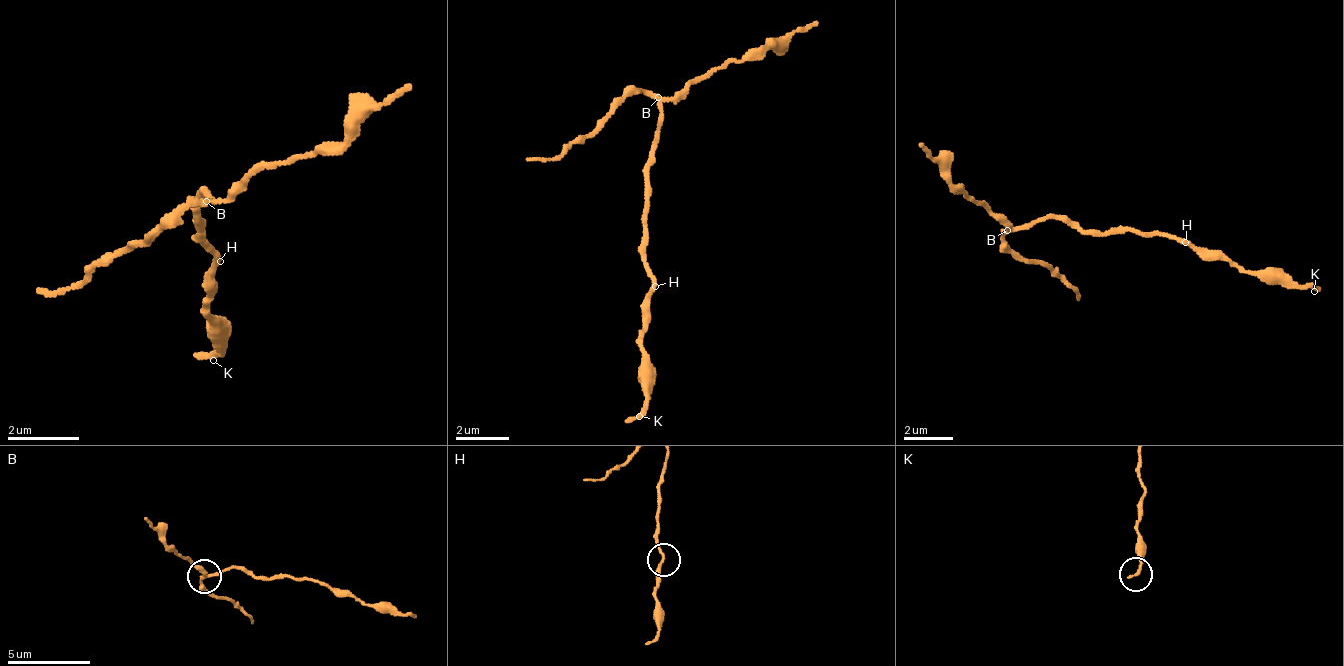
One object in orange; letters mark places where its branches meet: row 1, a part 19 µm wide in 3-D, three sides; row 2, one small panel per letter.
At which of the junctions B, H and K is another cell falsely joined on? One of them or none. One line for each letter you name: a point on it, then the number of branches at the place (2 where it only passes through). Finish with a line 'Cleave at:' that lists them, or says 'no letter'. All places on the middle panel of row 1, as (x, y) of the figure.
B: Place: (658, 97). Branches: 3
Cleave at: B

